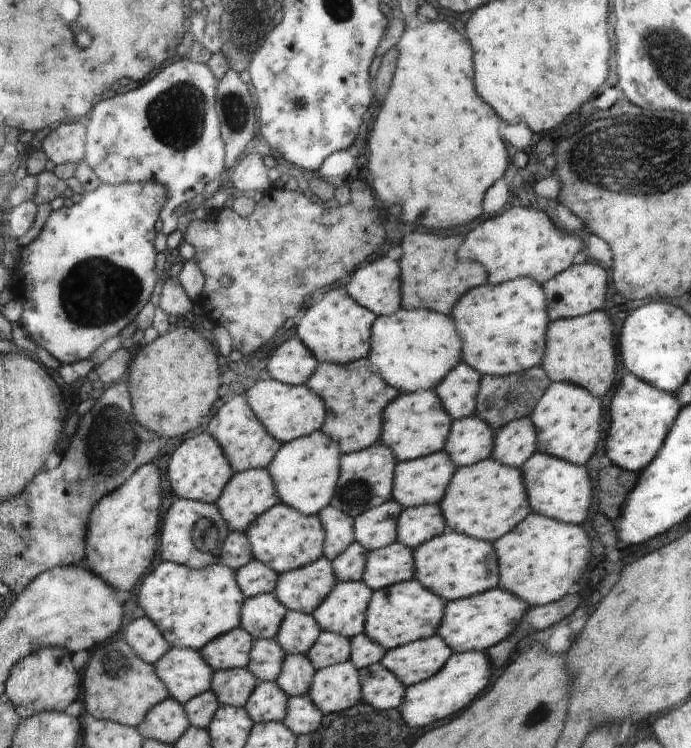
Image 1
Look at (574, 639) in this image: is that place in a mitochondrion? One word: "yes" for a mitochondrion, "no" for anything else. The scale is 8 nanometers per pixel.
no

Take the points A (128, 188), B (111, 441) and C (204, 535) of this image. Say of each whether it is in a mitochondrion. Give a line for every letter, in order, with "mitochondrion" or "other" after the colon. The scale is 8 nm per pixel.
A: other
B: mitochondrion
C: mitochondrion

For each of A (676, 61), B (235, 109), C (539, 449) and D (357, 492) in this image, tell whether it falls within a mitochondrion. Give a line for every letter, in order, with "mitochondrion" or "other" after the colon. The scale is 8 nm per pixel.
A: mitochondrion
B: mitochondrion
C: other
D: mitochondrion

